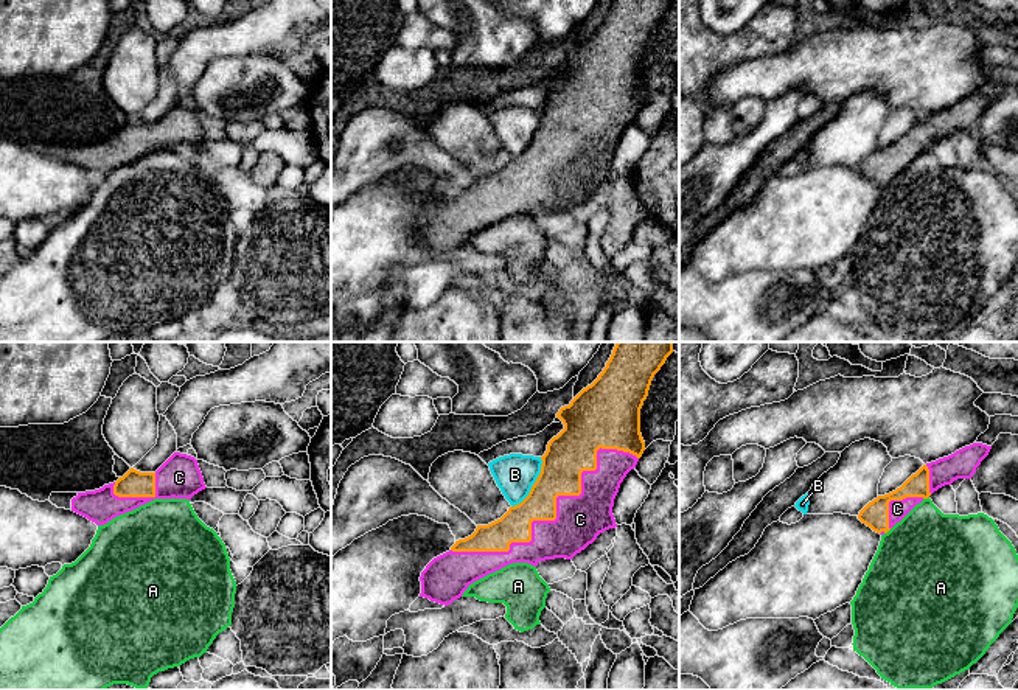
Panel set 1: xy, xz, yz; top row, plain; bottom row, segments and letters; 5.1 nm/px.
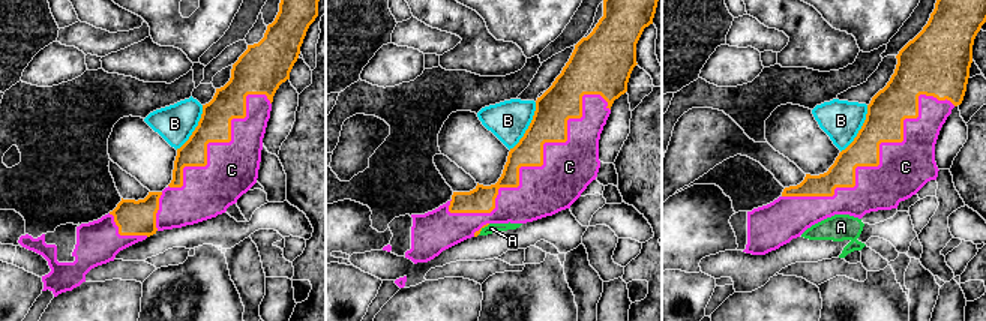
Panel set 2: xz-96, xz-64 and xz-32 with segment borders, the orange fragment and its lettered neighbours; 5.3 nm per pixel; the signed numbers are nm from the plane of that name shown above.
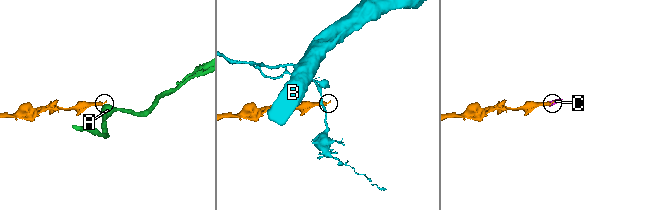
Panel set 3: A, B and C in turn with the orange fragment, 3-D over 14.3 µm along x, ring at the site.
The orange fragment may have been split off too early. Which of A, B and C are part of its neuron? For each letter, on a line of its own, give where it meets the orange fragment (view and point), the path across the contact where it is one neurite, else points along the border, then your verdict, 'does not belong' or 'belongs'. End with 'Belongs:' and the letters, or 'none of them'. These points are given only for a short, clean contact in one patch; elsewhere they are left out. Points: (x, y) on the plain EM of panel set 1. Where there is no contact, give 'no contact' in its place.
A: yz (888, 182) | does not belong
B: xz (533, 135) | does not belong
C: xz (555, 163) | belongs
Belongs: C

